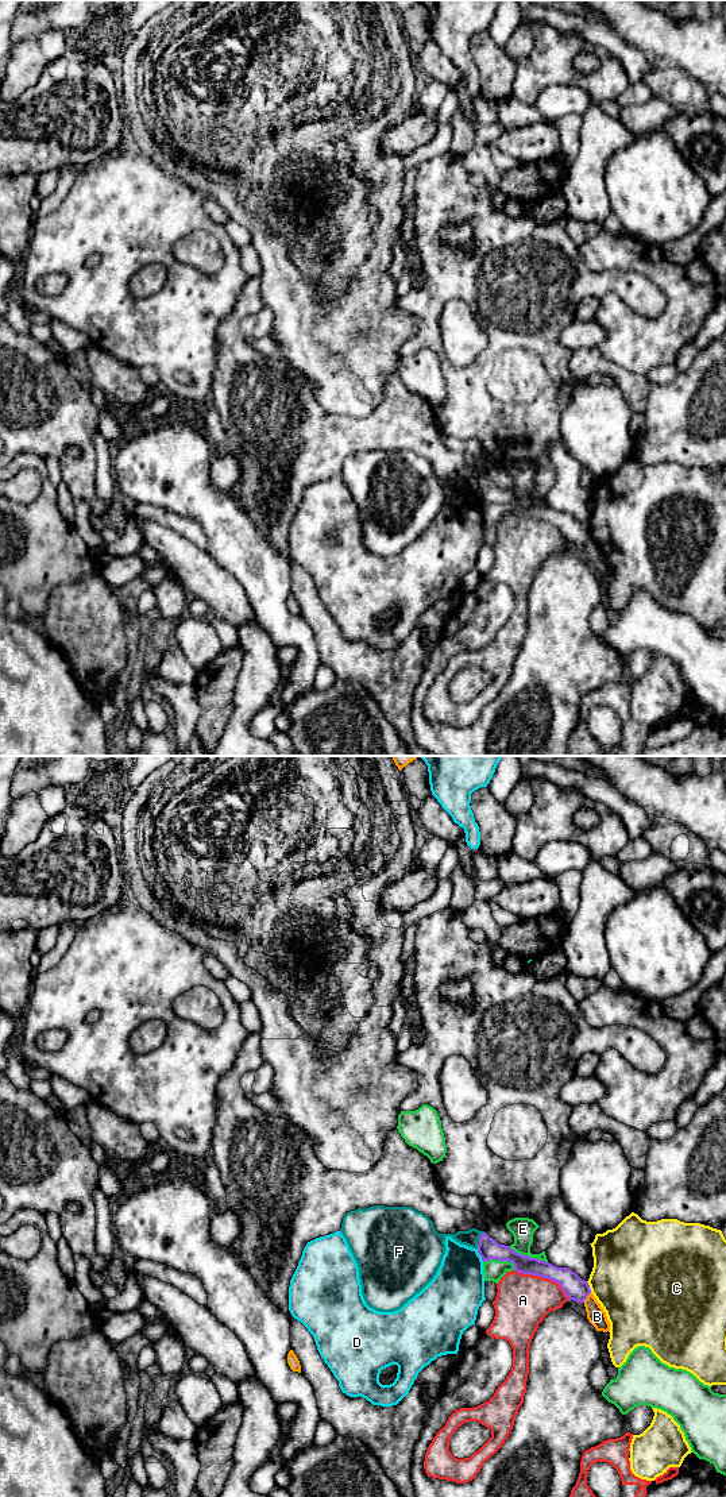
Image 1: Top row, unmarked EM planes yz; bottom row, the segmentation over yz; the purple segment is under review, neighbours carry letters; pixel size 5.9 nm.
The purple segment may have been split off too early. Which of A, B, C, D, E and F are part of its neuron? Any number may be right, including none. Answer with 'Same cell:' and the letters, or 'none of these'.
Same cell: none of these

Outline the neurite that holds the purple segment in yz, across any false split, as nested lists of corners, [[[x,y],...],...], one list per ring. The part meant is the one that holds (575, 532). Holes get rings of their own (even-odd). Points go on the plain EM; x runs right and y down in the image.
[[[486,477],[479,481],[478,497],[483,506],[490,503],[509,505],[518,517],[538,520],[557,526],[568,544],[584,547],[591,537],[588,526],[582,524],[571,513],[557,512],[549,506],[518,498],[510,490],[499,489]]]

